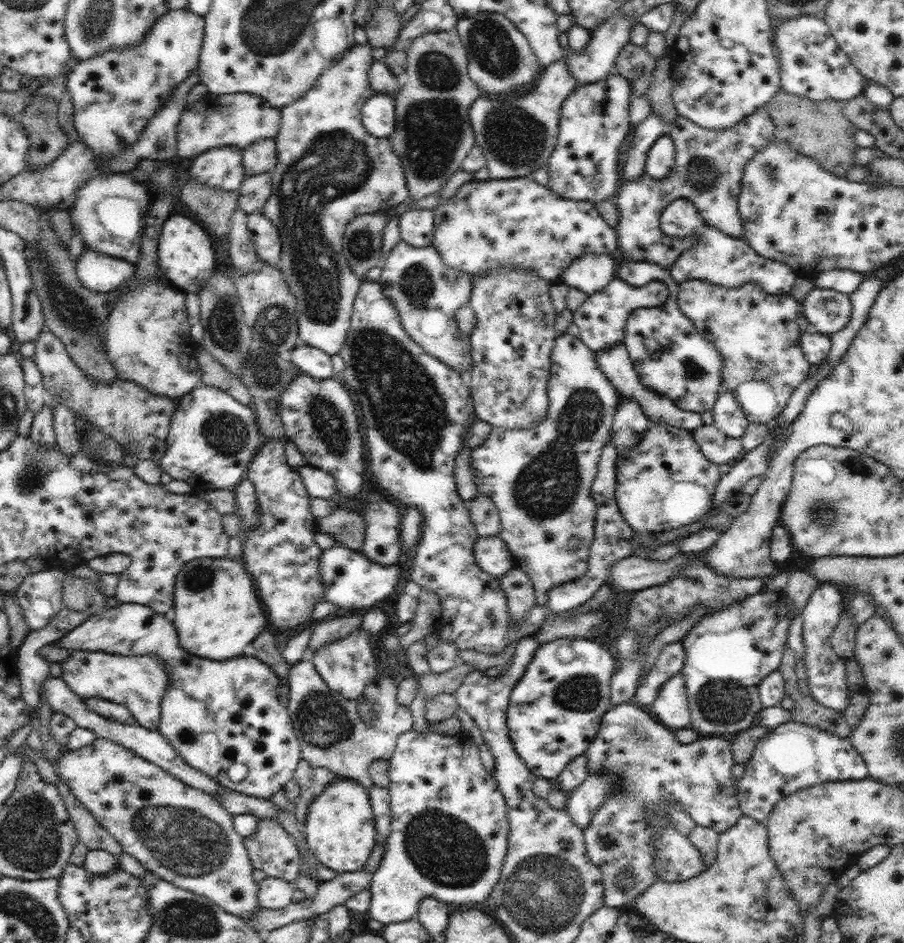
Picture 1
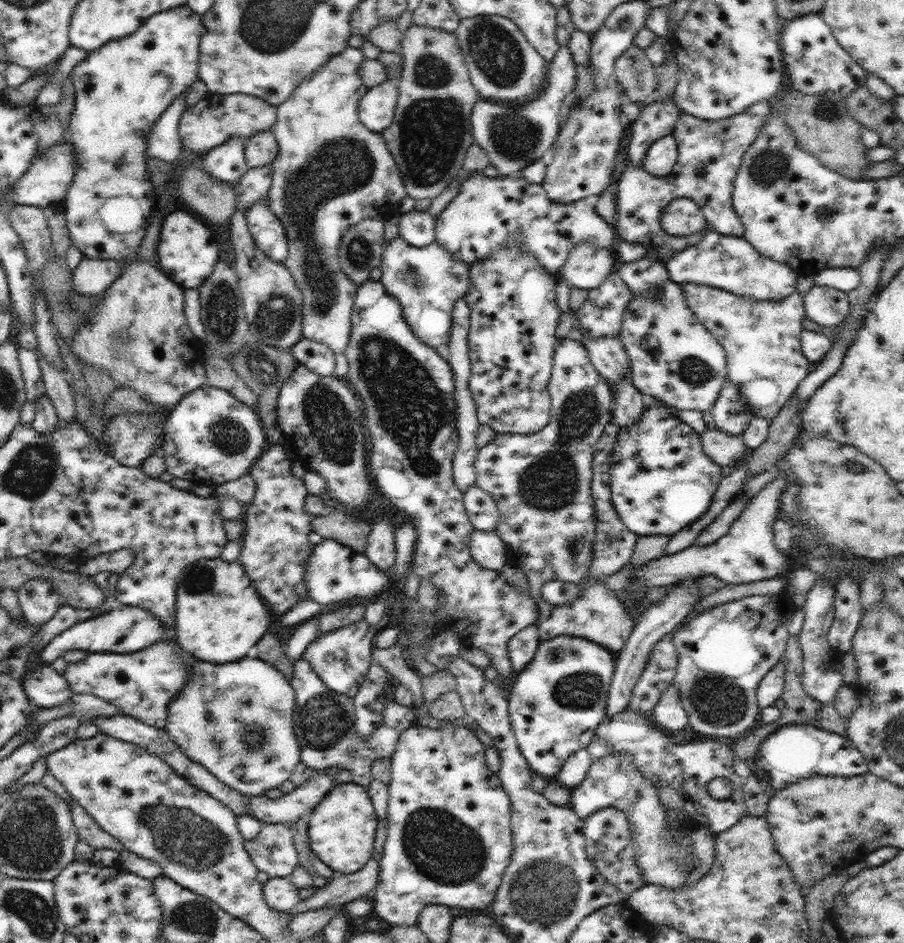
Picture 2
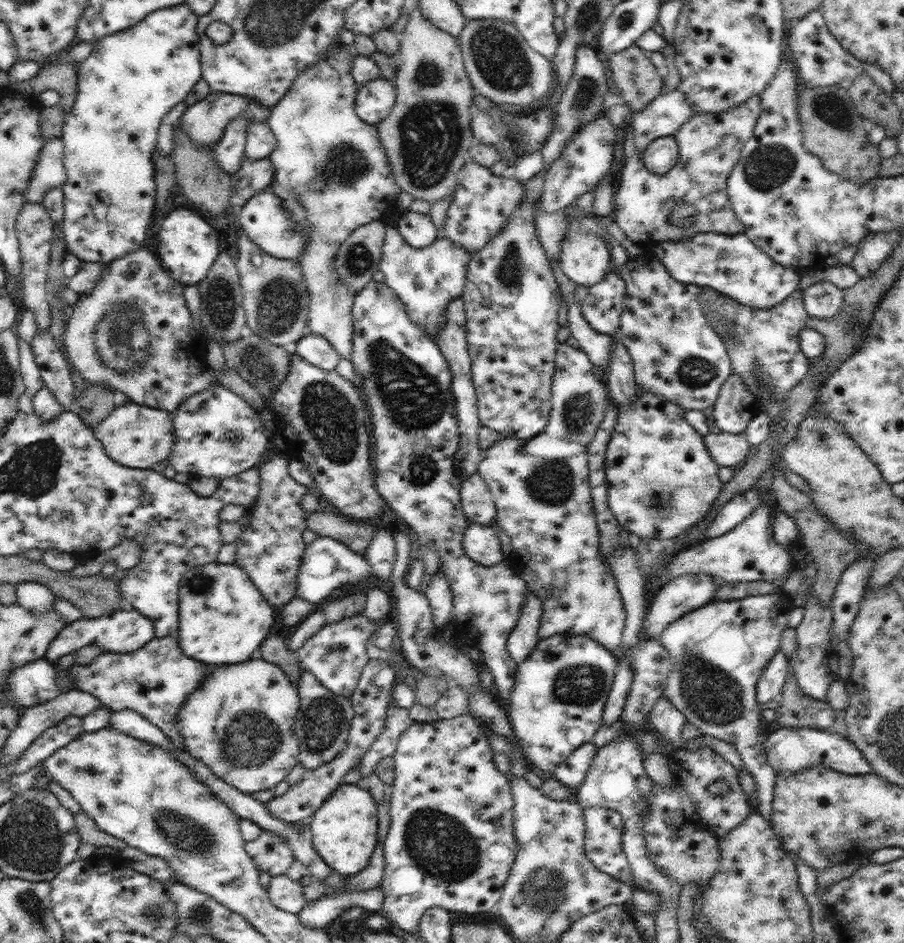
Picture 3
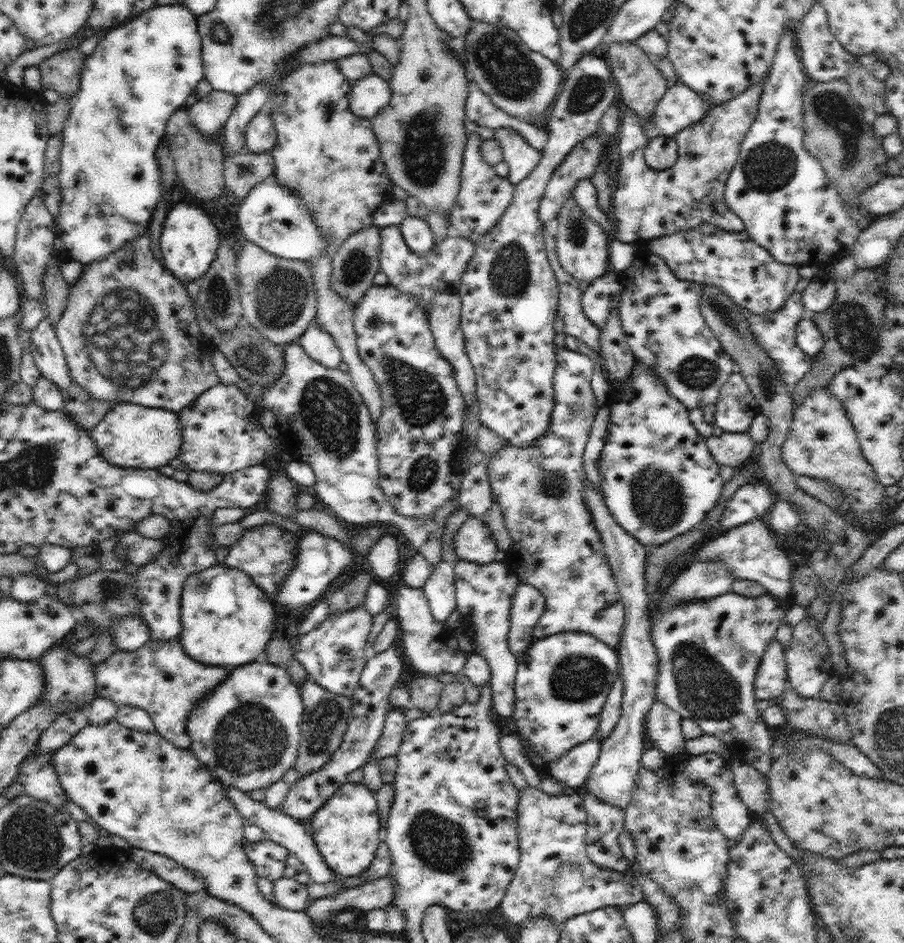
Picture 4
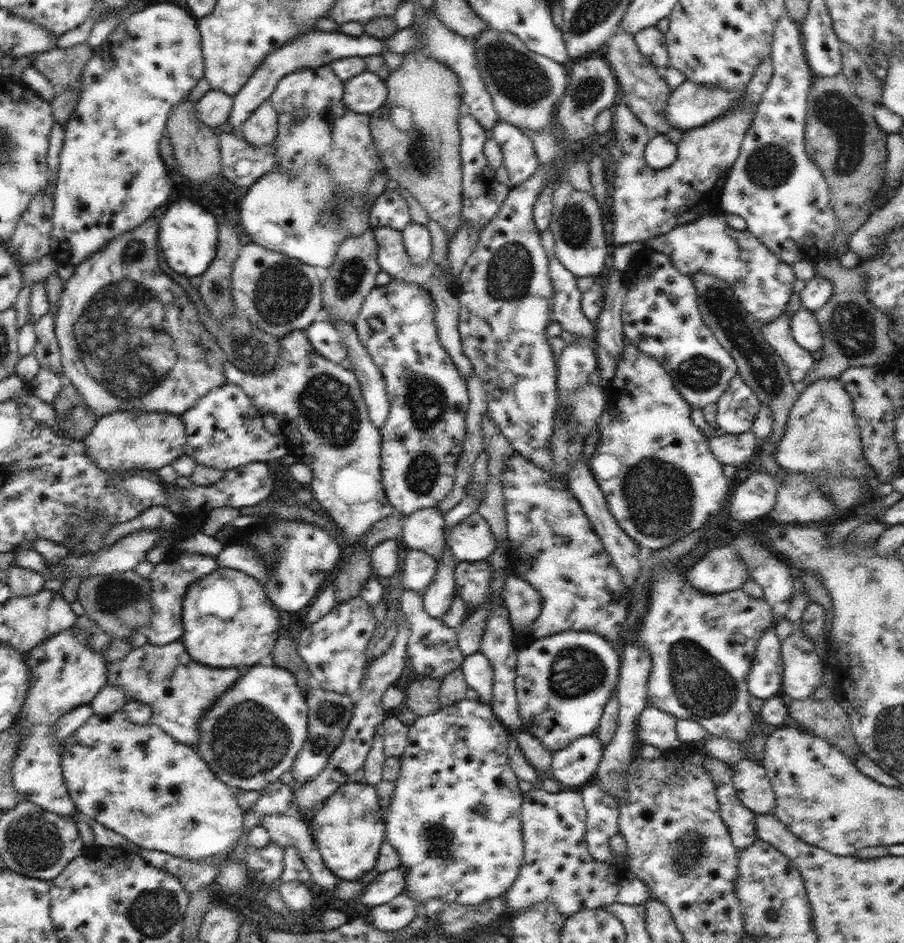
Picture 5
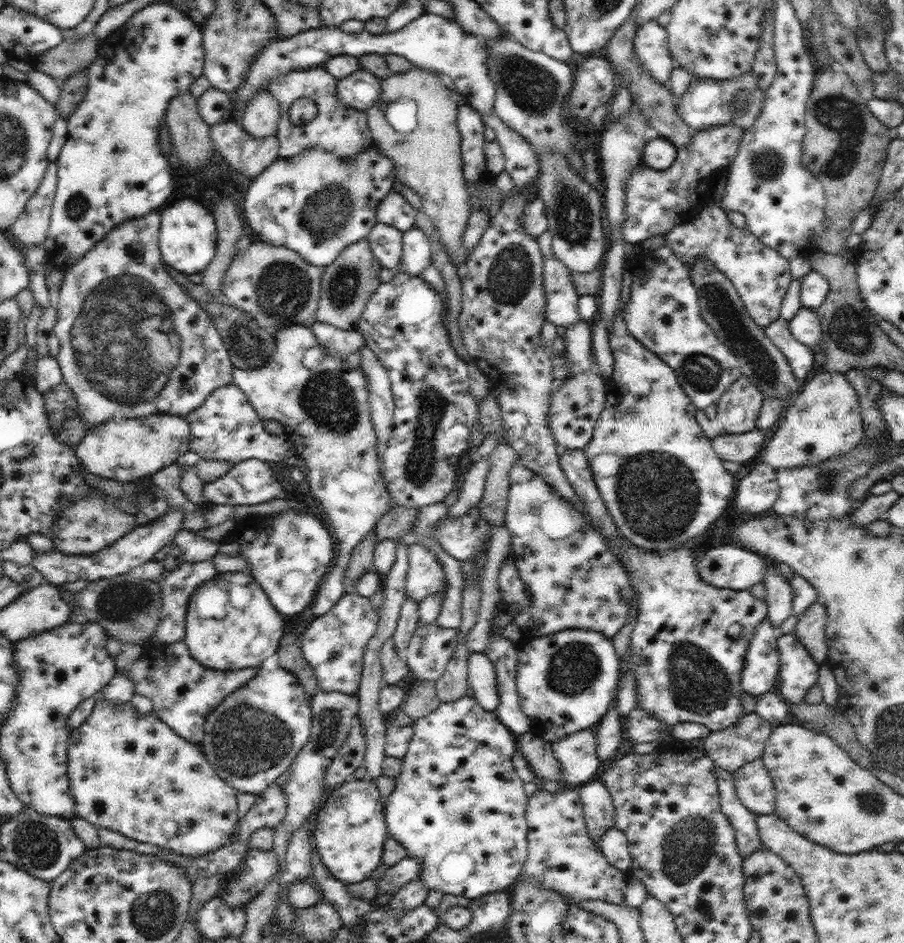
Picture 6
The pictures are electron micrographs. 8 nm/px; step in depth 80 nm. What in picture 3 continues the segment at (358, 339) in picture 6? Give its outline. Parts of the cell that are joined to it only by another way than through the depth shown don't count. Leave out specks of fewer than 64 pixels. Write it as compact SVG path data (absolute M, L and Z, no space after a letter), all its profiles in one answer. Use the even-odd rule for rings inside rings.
M309 326L305 335L297 342L295 352L306 359L306 362L326 371L335 370L341 359L326 338L311 332Z

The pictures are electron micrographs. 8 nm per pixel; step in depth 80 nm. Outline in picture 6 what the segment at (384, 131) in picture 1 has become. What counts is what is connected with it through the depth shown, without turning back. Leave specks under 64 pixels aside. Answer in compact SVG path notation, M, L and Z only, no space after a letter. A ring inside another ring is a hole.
M358 70L339 79L337 93L348 106L366 111L379 102L382 94L381 79L370 72Z

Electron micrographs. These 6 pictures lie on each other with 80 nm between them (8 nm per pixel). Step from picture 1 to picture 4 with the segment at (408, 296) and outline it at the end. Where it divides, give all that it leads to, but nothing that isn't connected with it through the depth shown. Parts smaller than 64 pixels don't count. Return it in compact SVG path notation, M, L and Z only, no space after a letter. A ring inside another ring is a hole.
M398 225L382 228L381 239L380 271L385 272L388 282L400 292L417 298L419 306L423 306L428 312L437 292L454 295L459 292L462 275L475 249L475 243L469 238L451 232L441 241L435 241L435 245L428 252L419 255L408 248Z

